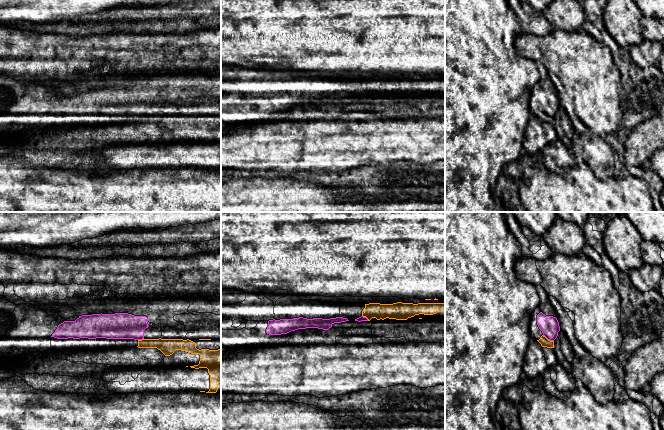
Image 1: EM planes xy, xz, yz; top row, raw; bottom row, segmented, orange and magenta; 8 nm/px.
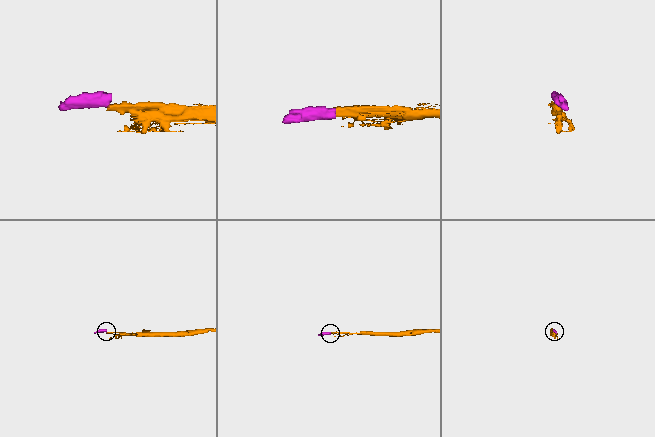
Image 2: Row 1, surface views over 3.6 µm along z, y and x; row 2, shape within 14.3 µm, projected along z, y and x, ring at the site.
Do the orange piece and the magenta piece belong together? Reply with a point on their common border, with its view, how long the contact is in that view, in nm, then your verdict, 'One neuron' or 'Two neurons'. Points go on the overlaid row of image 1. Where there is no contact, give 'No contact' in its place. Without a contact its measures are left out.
Touches orange at yz (547, 339). Shared border 110 nm. Two neurons

